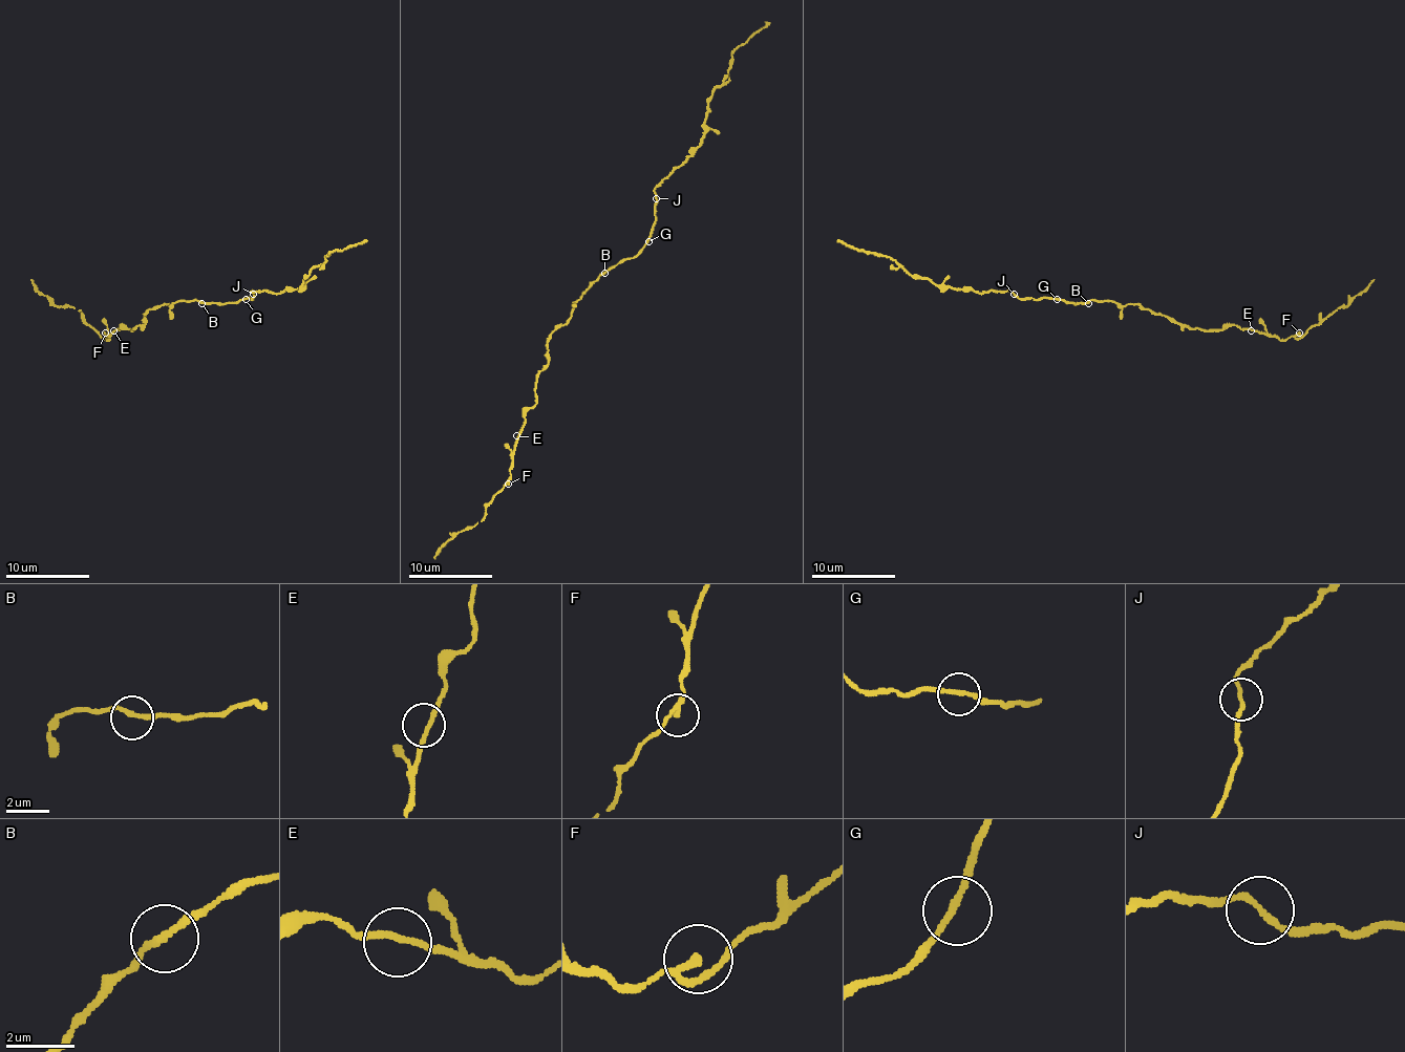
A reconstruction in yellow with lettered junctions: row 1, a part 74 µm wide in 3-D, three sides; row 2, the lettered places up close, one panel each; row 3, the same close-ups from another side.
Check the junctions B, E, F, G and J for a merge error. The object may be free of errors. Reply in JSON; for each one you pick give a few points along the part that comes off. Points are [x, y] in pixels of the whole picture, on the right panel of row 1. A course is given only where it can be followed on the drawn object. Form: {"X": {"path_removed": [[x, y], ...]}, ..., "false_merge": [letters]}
{"J": {"path_removed": [[1013, 293], [975, 293], [934, 285], [928, 279], [915, 279], [894, 260], [837, 241]]}, "false_merge": ["J"]}

